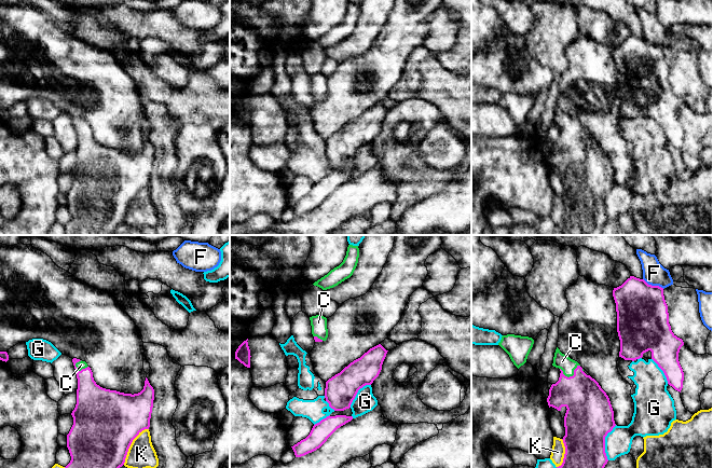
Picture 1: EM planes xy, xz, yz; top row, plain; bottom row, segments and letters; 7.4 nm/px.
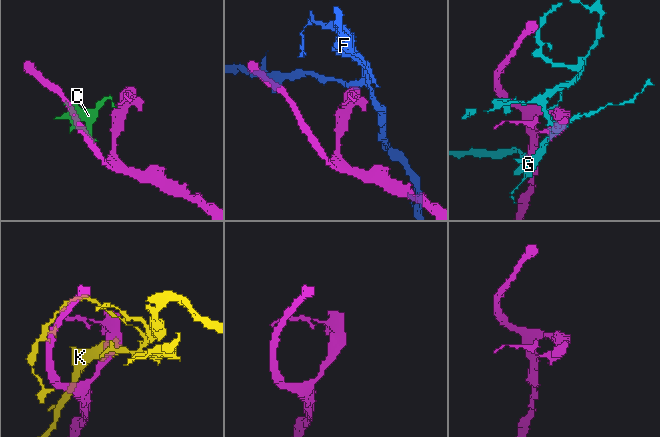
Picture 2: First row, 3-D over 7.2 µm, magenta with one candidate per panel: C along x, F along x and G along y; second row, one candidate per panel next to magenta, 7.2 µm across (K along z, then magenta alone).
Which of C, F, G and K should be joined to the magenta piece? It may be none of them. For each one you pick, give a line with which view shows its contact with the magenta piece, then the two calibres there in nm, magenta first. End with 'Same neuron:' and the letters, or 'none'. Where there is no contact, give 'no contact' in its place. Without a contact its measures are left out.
C: meets magenta in yz; 320 nm thick on the magenta side, 110 nm on the other
Same neuron: C

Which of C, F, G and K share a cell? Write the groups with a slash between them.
C / F / G / K

